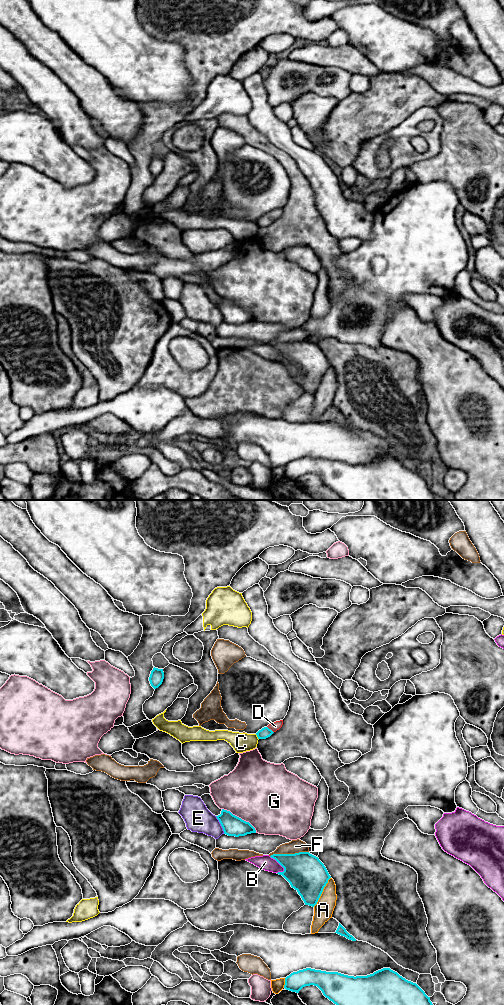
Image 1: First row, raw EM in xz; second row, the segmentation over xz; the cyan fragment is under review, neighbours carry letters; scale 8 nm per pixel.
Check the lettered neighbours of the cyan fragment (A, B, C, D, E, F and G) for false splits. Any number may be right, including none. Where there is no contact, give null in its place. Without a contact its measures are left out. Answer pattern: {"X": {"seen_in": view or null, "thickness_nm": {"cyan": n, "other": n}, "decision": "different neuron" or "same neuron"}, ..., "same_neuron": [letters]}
{"A": {"seen_in": "xz", "thickness_nm": {"cyan": 300, "other": 160}, "decision": "different neuron"}, "B": {"seen_in": "xz", "thickness_nm": {"cyan": 300, "other": 120}, "decision": "different neuron"}, "C": {"seen_in": "xz", "thickness_nm": {"cyan": 90, "other": 160}, "decision": "different neuron"}, "D": {"seen_in": "xz", "thickness_nm": {"cyan": 90, "other": 70}, "decision": "same neuron"}, "E": {"seen_in": "xz", "thickness_nm": {"cyan": 160, "other": 220}, "decision": "different neuron"}, "F": {"seen_in": "xz", "thickness_nm": {"cyan": 300, "other": 110}, "decision": "different neuron"}, "G": {"seen_in": "xz", "thickness_nm": {"cyan": 160, "other": 500}, "decision": "different neuron"}, "same_neuron": ["D"]}

